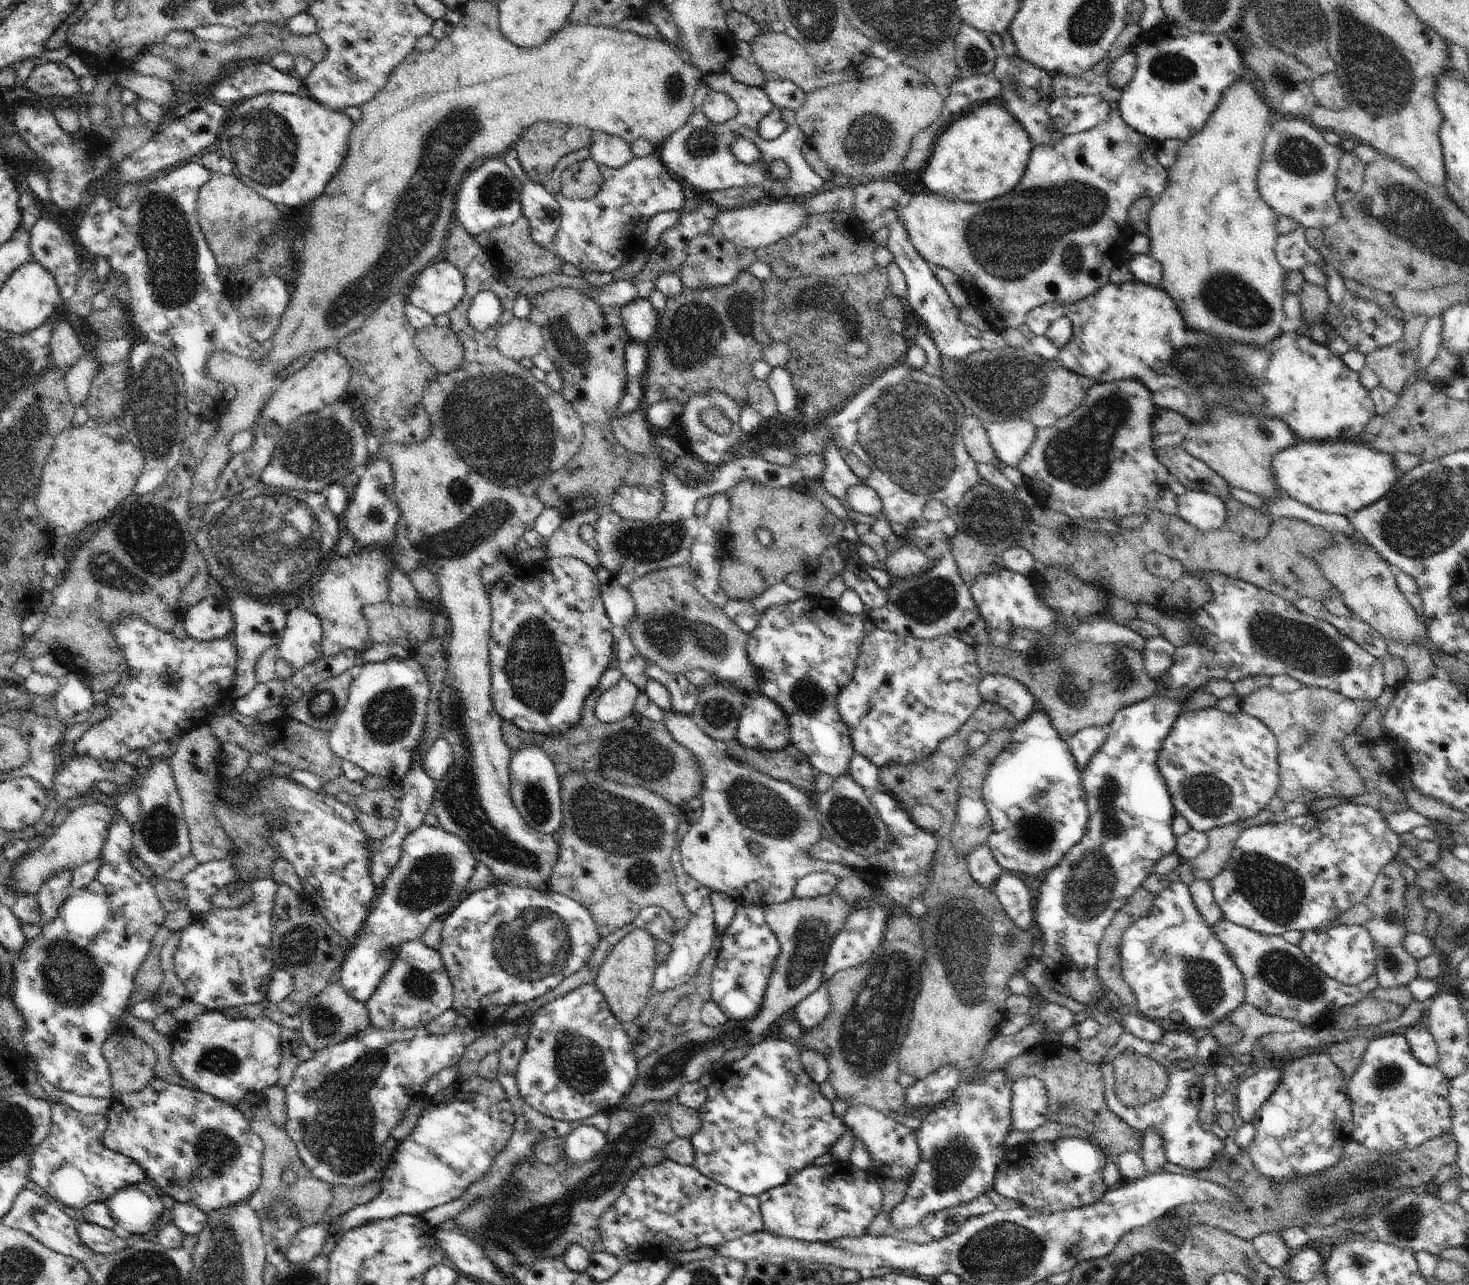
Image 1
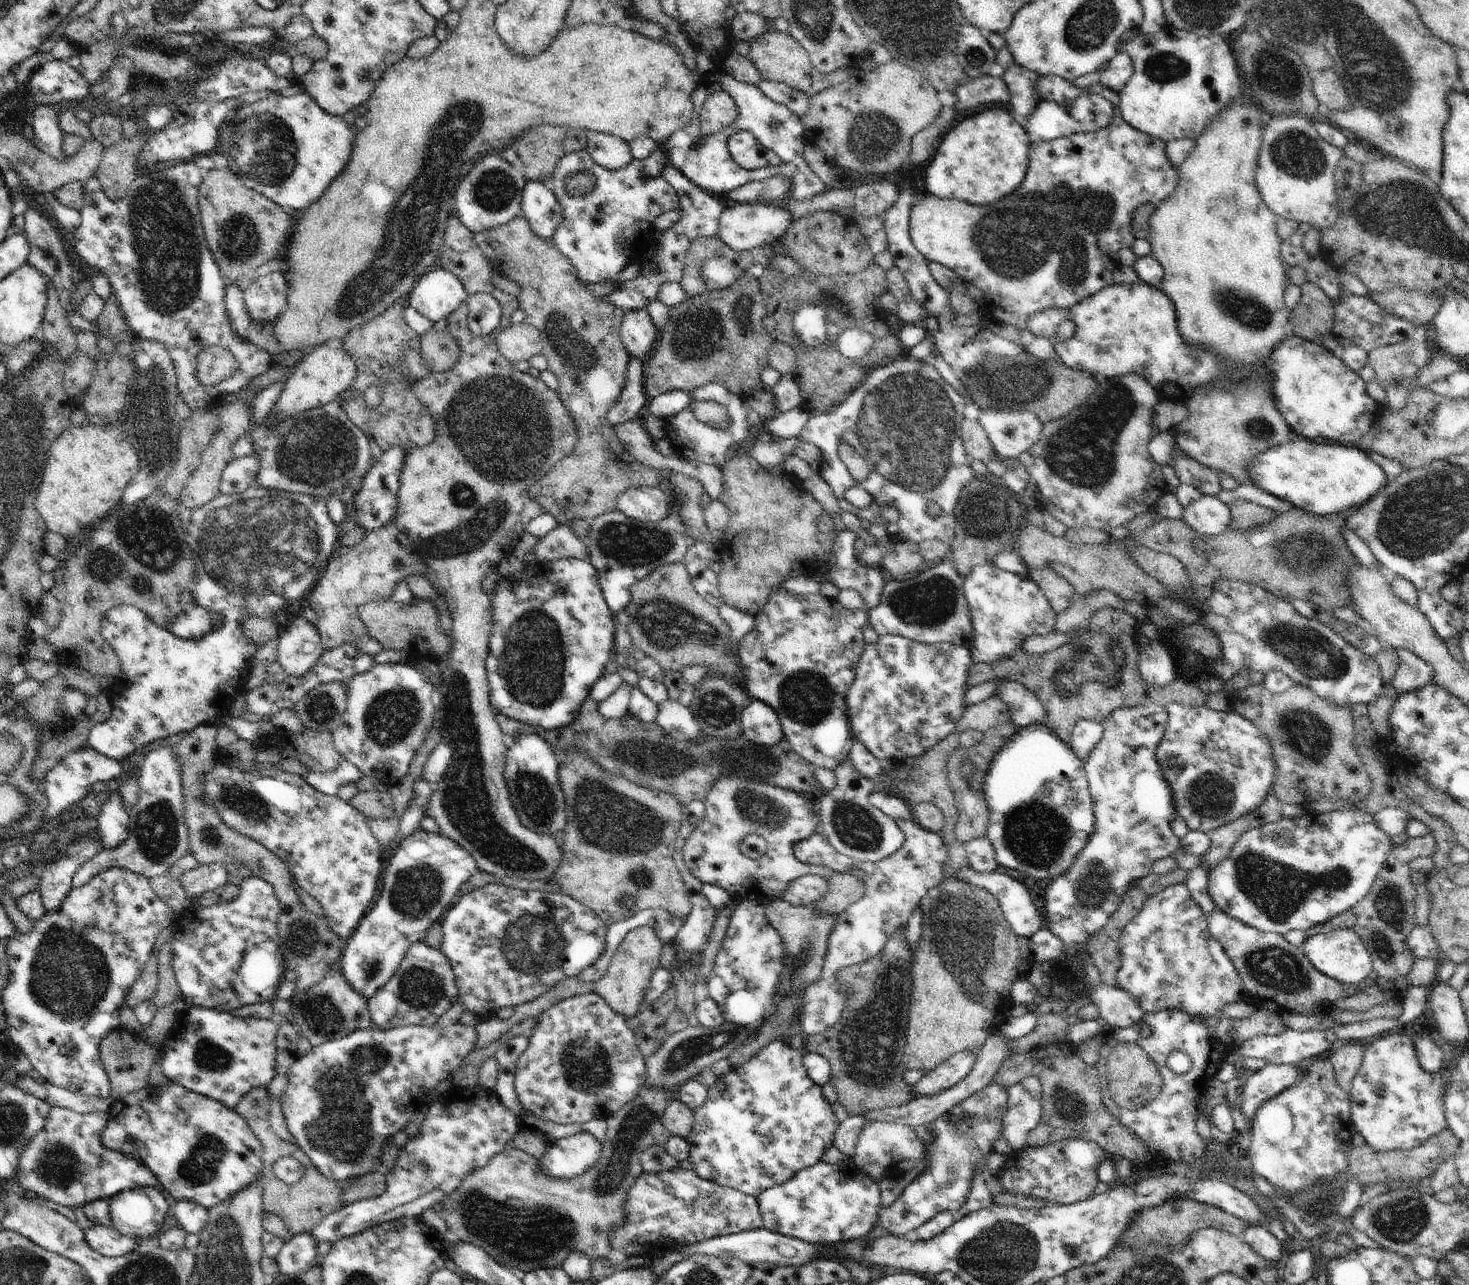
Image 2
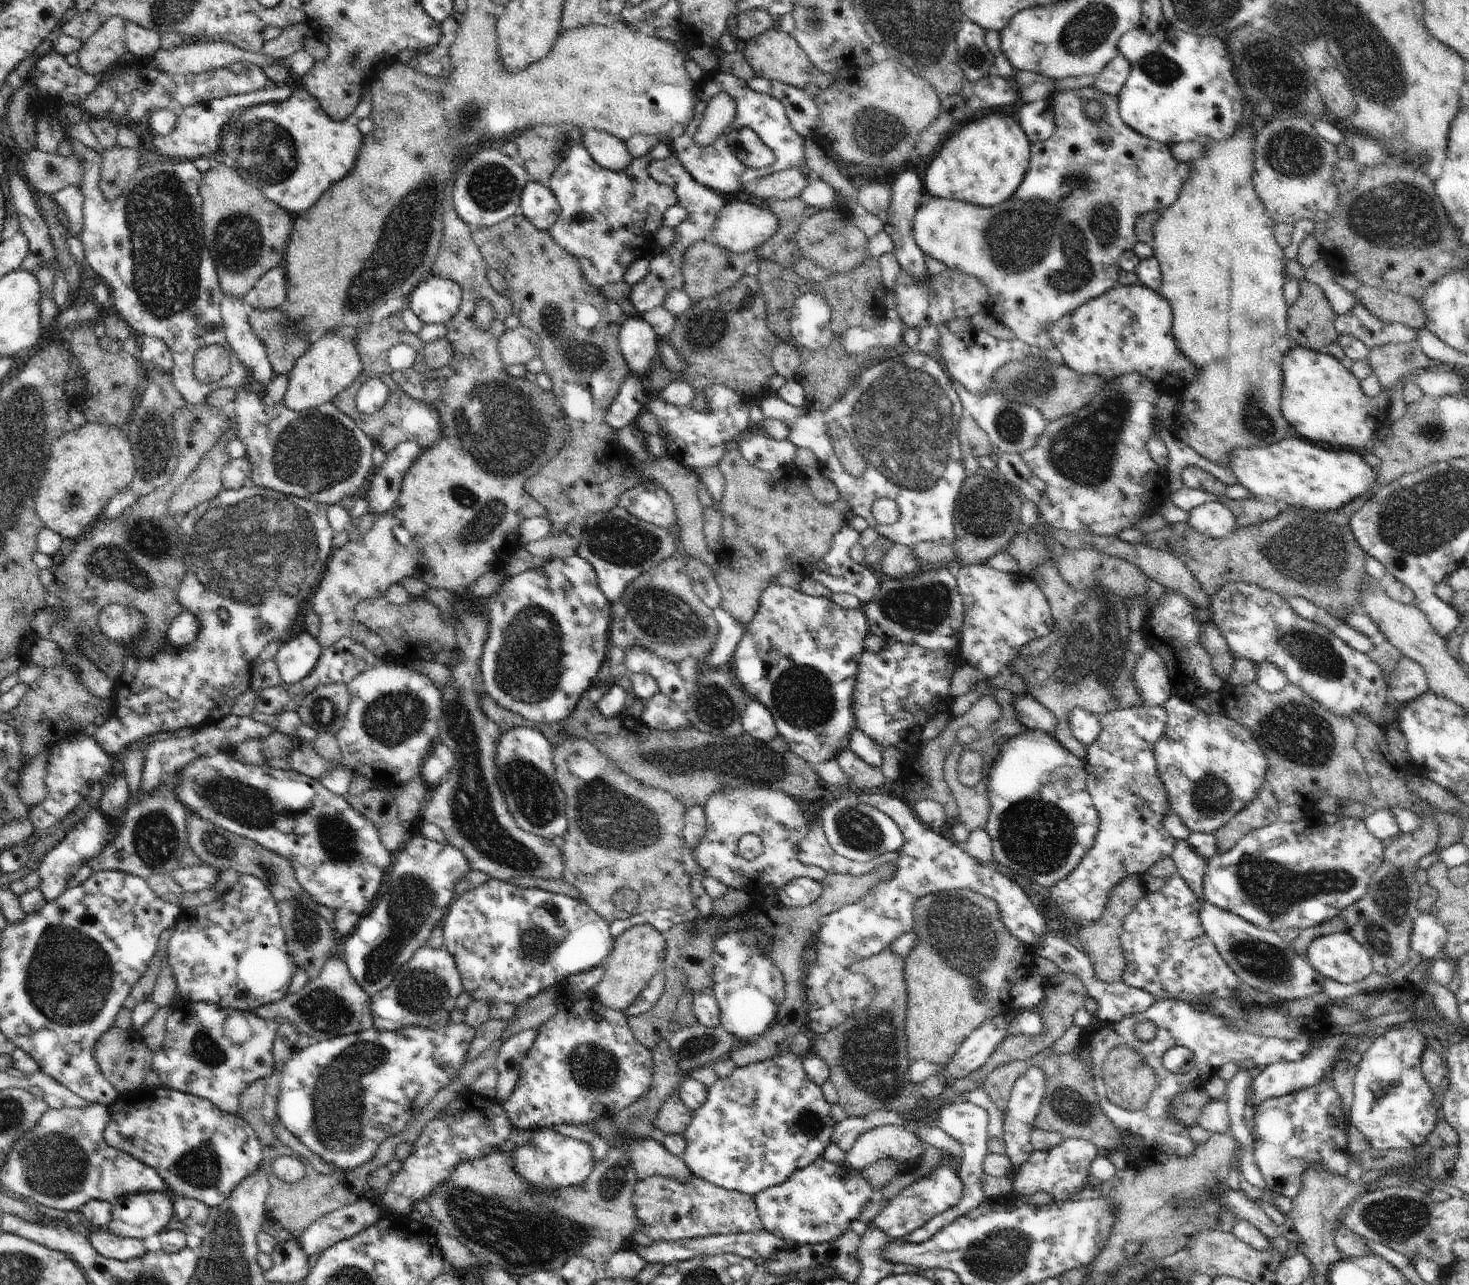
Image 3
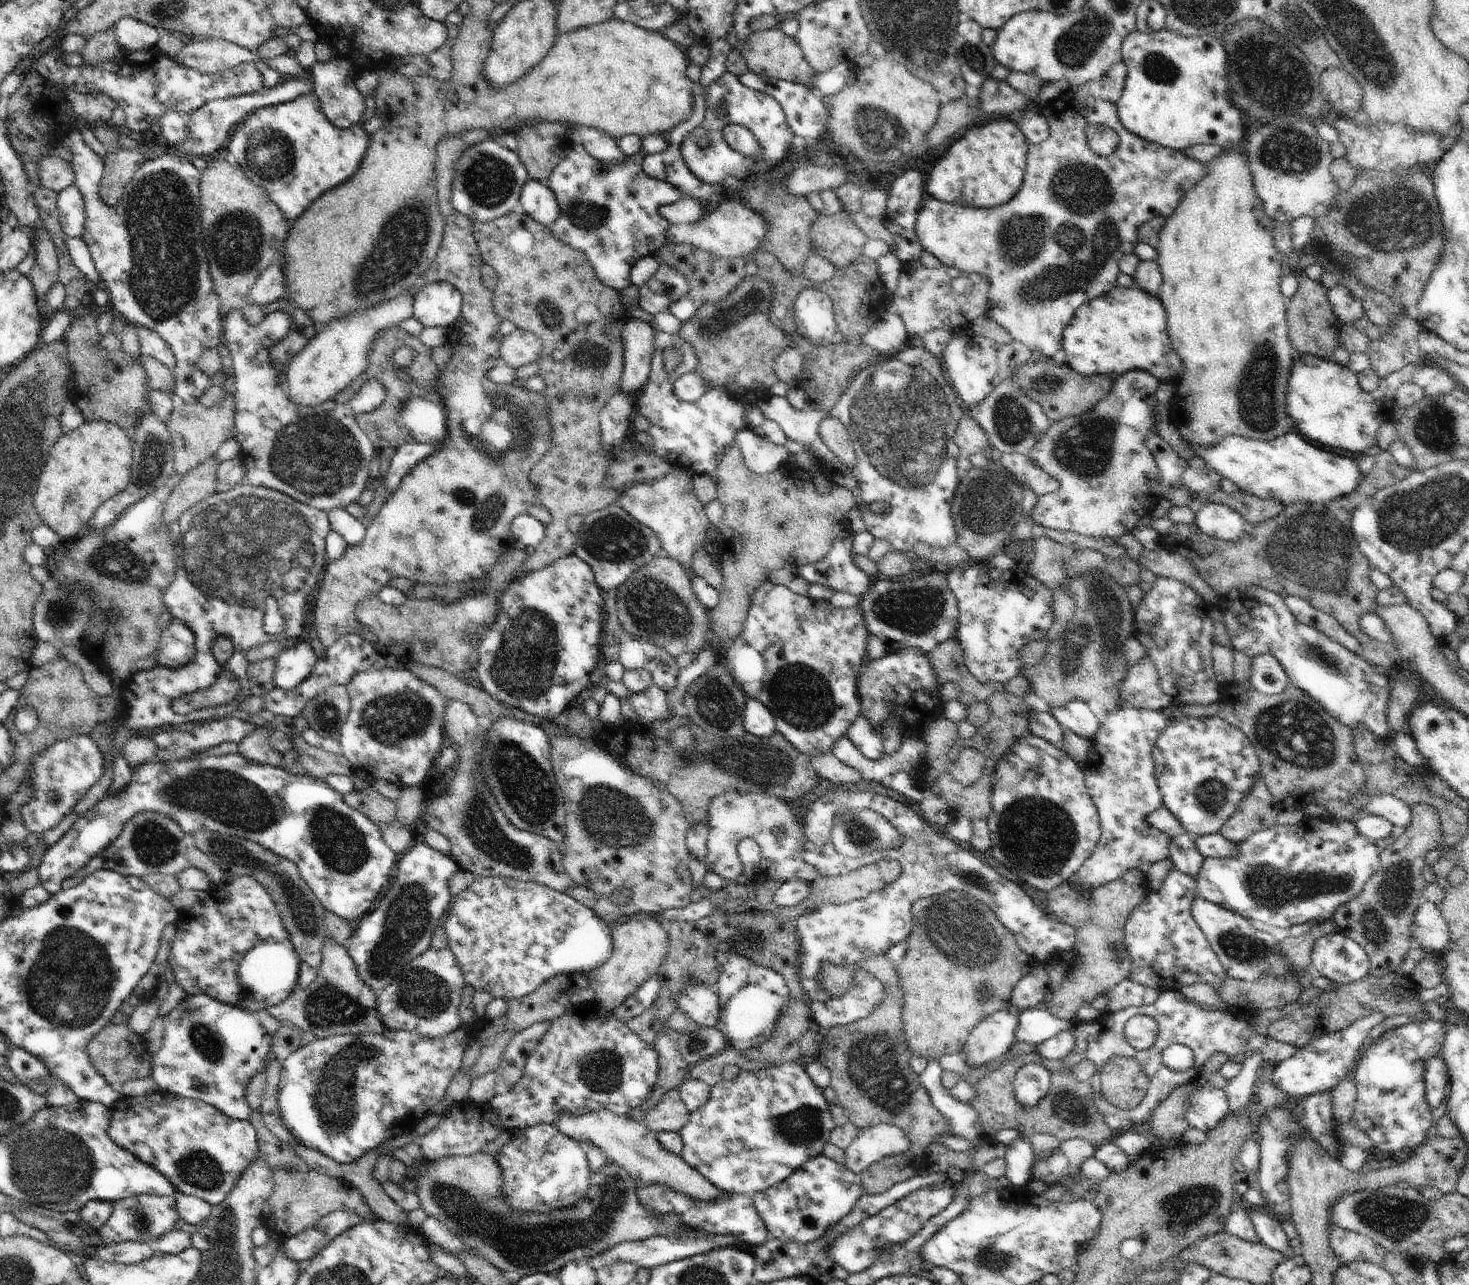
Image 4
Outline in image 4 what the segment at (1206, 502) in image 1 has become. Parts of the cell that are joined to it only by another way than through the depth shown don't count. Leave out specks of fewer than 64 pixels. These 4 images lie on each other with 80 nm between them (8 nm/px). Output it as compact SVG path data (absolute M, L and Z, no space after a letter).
M1203 502L1195 514L1195 526L1213 539L1236 542L1255 529L1236 510L1219 503Z

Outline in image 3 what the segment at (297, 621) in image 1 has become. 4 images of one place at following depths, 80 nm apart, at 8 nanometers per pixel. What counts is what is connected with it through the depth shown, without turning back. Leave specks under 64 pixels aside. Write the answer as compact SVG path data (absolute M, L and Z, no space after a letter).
M307 631L283 643L274 659L280 670L282 684L292 686L310 676L322 652L324 650L317 639Z

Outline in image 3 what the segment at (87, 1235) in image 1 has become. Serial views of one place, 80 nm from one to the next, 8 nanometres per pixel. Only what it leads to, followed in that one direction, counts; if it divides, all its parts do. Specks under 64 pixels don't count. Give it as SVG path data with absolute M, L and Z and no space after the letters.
M92 1229L88 1236L92 1248L104 1258L128 1261L132 1258L140 1258L146 1254L151 1246L147 1241L132 1238L120 1238L106 1229Z

